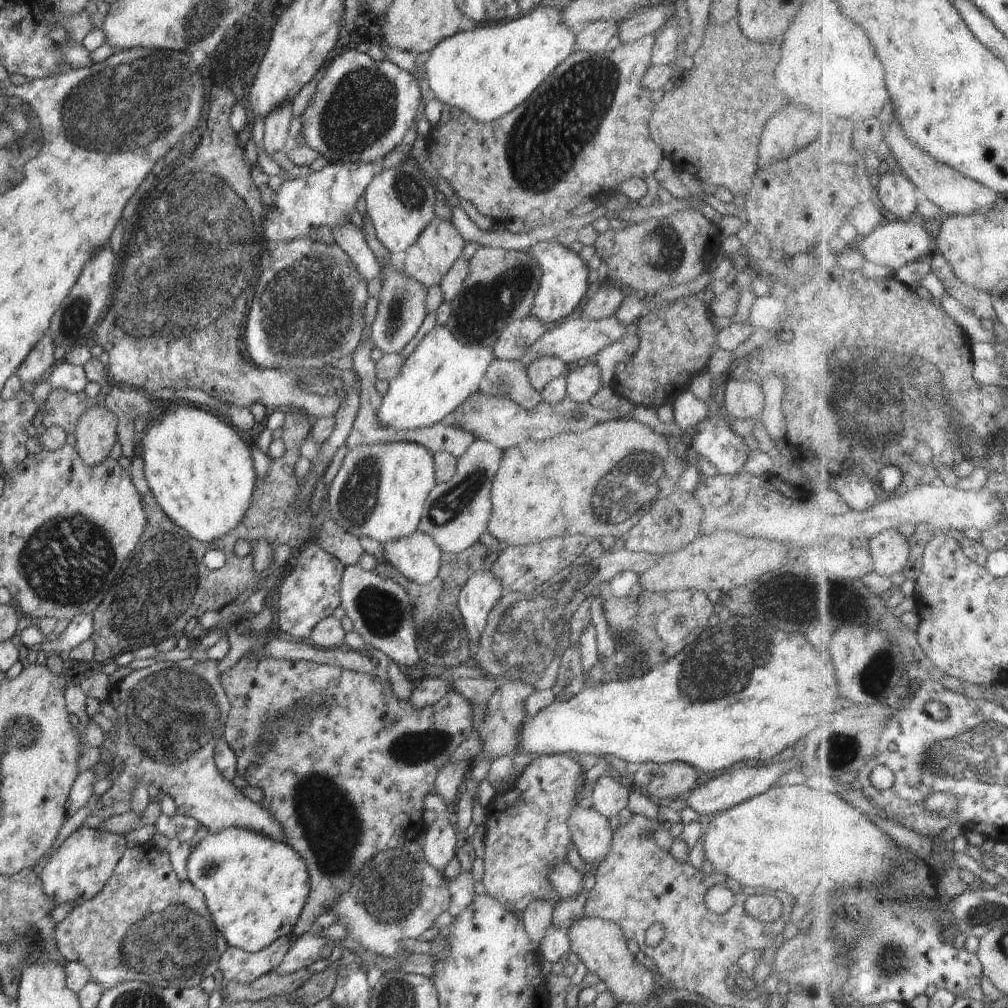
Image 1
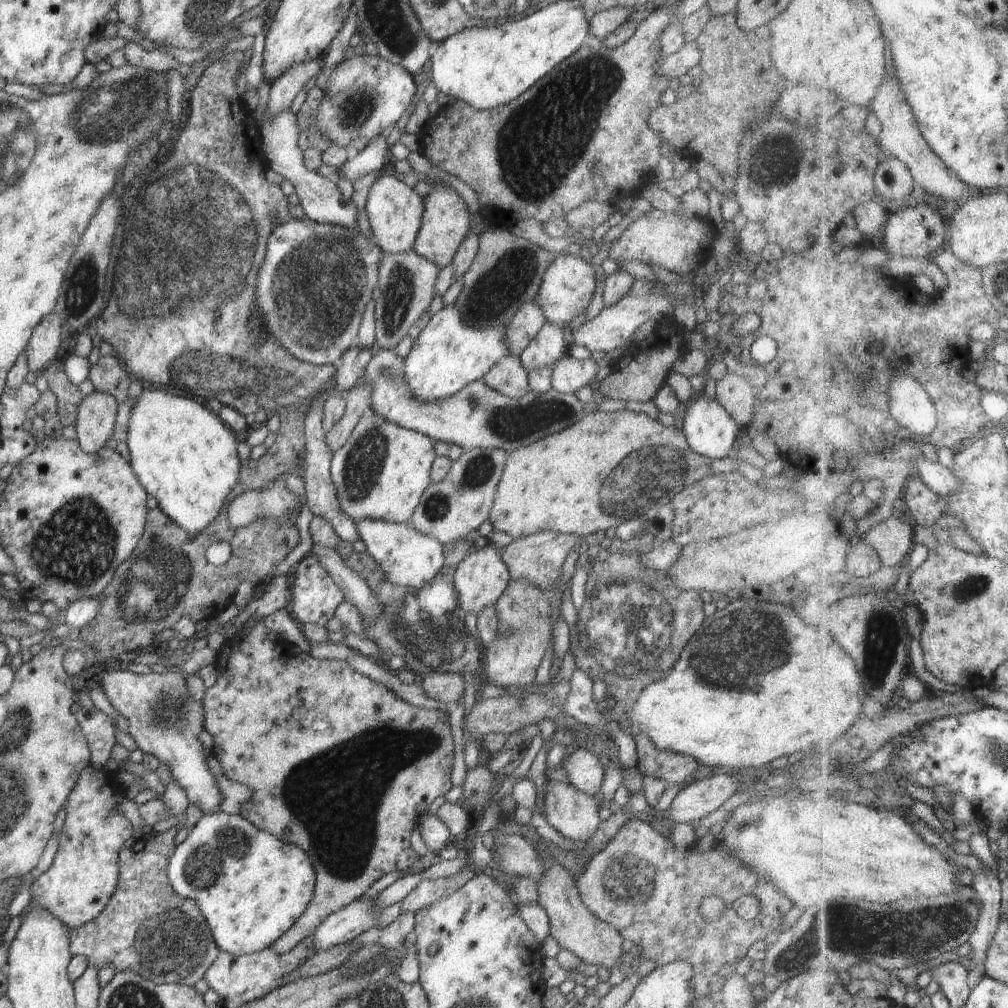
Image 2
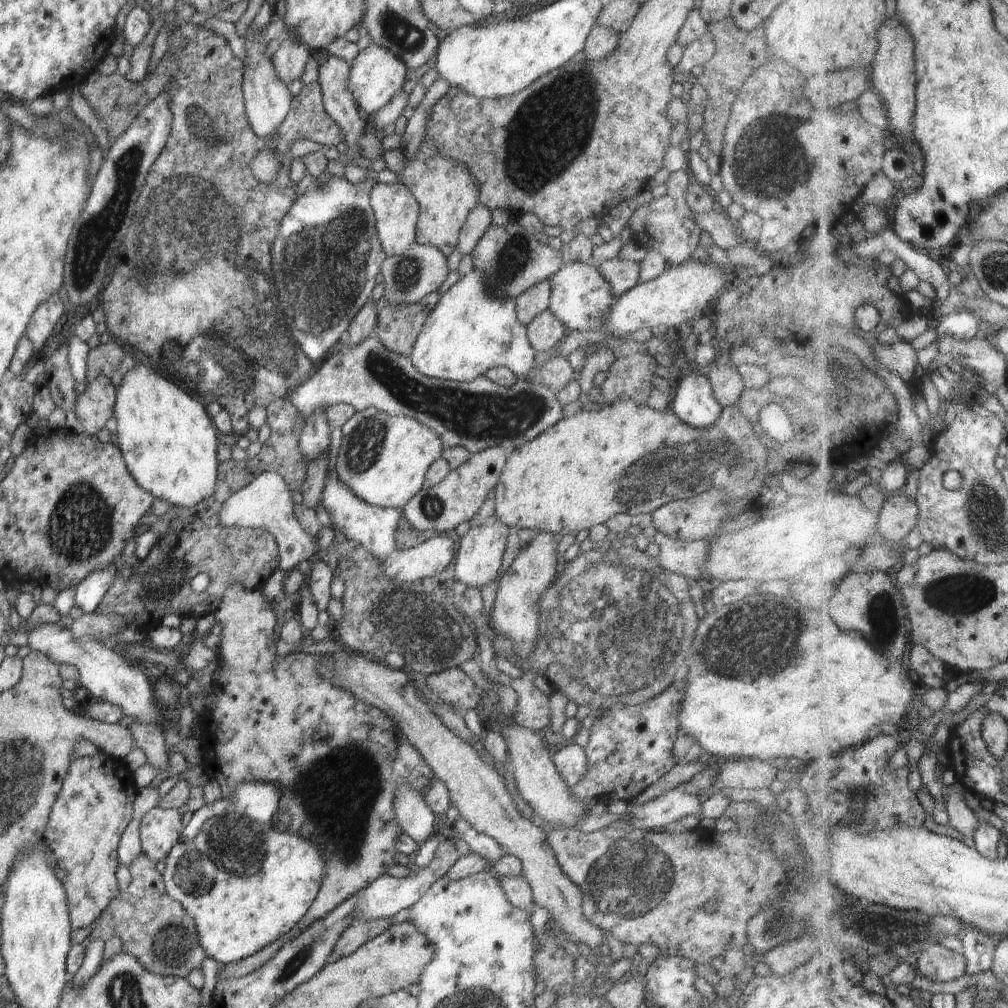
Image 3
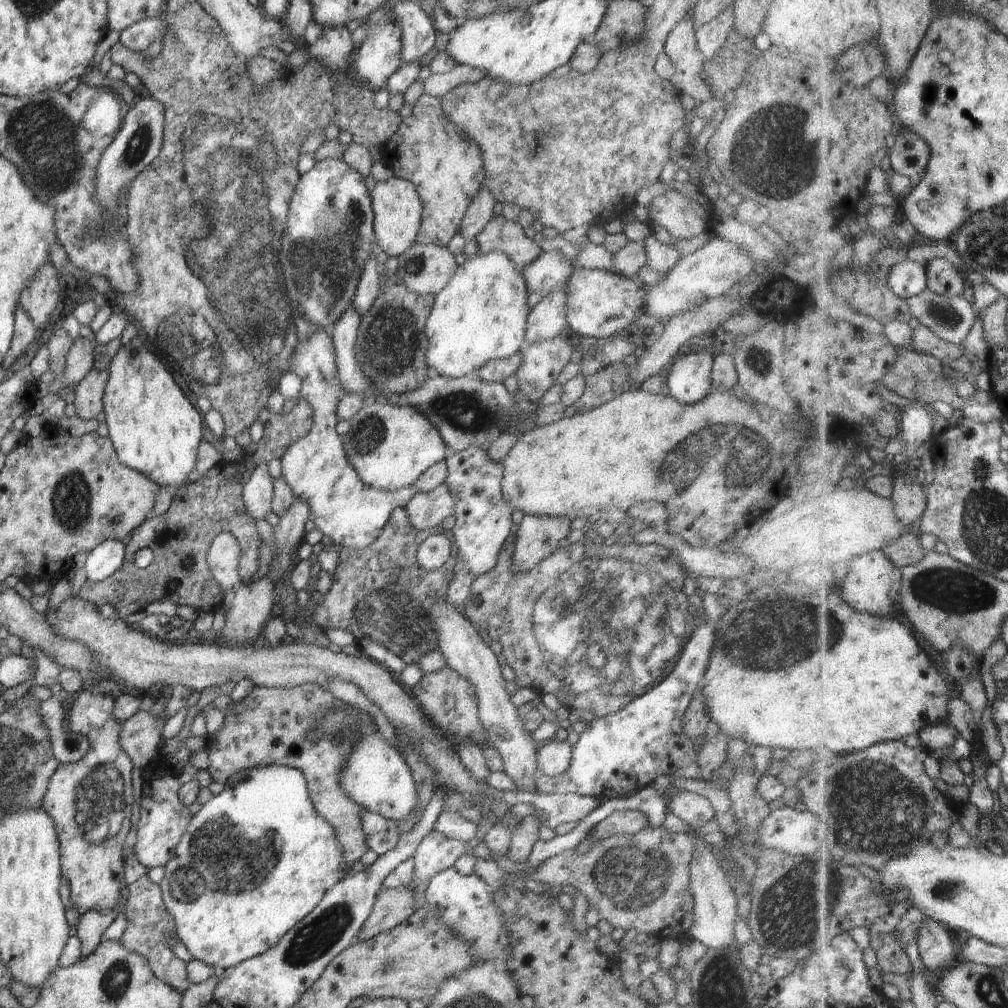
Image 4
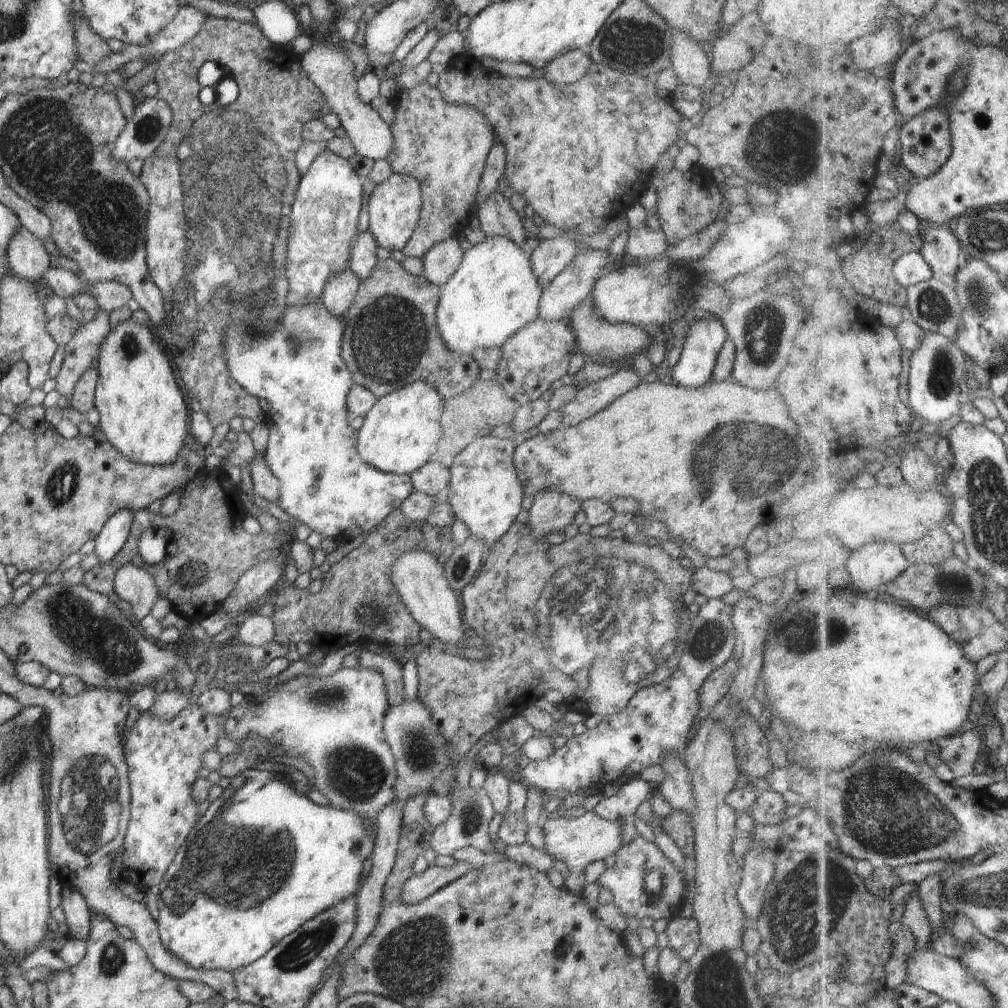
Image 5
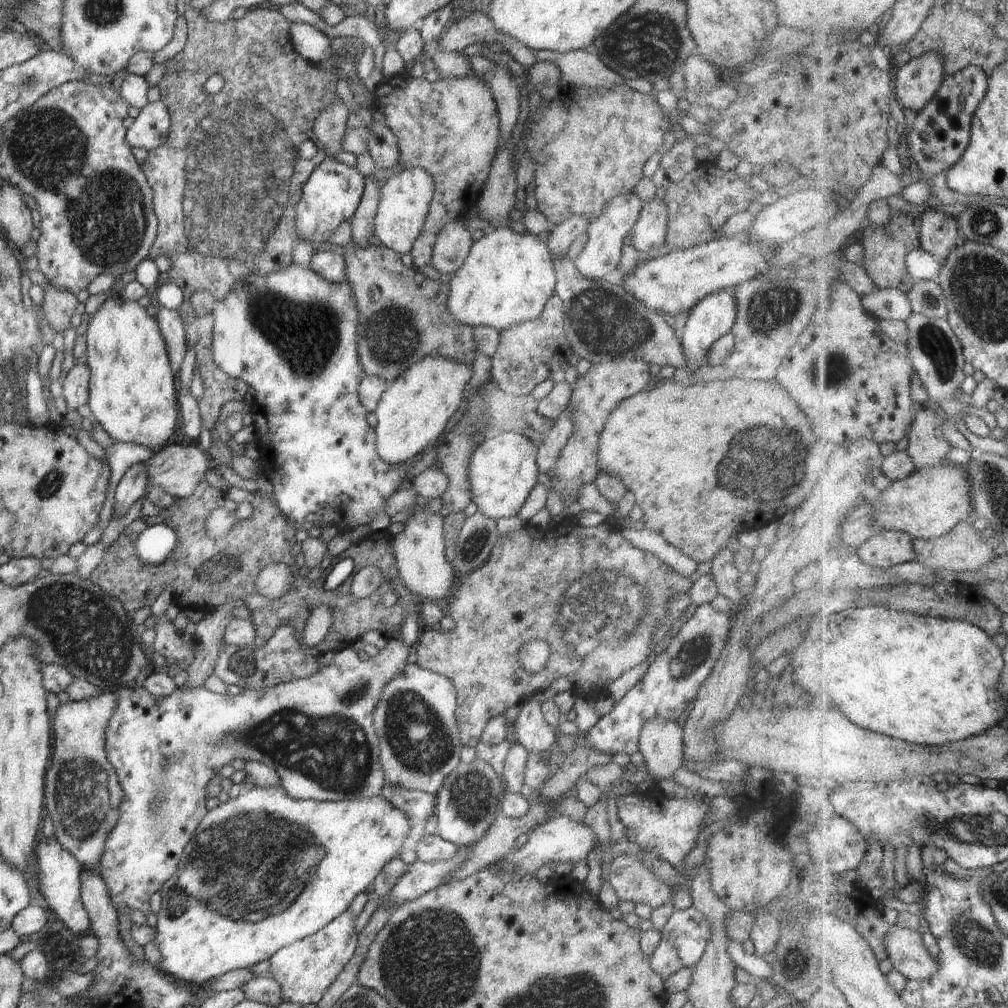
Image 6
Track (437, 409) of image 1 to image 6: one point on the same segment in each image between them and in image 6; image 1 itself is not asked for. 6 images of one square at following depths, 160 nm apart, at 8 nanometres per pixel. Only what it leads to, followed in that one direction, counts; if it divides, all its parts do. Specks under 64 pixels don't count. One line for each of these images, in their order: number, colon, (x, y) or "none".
2: (447, 355)
3: (469, 332)
4: (481, 315)
5: (494, 293)
6: (507, 279)

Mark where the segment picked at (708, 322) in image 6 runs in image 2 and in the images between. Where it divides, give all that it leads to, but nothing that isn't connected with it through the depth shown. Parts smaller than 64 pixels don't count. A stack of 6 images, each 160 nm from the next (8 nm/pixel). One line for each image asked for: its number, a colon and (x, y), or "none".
2: (709, 431)
3: (694, 403)
4: (689, 382)
5: (706, 335)

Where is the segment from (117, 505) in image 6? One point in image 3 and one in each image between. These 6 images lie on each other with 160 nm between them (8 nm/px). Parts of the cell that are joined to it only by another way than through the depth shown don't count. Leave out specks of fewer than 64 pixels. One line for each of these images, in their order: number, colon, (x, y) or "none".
3: (88, 594)
4: (102, 562)
5: (115, 534)

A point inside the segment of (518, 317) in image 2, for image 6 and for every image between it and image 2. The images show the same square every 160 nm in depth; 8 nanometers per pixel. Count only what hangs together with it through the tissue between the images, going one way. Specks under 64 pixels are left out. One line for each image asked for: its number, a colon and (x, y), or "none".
3: (535, 300)
4: (549, 271)
5: (550, 257)
6: (562, 235)

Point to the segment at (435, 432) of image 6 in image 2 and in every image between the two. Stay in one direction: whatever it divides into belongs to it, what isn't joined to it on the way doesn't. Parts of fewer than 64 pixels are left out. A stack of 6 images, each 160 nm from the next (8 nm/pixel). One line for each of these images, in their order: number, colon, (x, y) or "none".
2: (381, 472)
3: (383, 459)
4: (389, 446)
5: (400, 432)

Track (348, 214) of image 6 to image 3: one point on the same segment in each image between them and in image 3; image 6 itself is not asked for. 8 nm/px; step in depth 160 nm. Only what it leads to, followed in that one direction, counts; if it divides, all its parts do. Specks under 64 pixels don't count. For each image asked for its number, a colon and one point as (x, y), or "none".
3: (326, 255)
4: (329, 234)
5: (324, 215)

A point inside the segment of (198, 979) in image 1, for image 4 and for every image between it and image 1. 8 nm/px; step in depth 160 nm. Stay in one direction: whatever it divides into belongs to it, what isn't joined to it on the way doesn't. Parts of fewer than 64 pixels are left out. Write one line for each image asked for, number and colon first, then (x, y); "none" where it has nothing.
2: (146, 928)
3: (157, 931)
4: (149, 927)

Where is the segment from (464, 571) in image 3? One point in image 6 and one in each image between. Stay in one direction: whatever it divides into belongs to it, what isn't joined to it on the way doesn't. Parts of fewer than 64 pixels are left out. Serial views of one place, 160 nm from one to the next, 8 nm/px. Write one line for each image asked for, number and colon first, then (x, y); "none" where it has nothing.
4: (483, 520)
5: (484, 493)
6: (502, 471)

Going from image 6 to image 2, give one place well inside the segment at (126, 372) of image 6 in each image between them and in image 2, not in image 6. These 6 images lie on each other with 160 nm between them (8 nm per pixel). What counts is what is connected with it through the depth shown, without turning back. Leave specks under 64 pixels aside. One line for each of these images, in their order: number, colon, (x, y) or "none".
2: (184, 456)
3: (168, 440)
4: (154, 428)
5: (144, 416)

